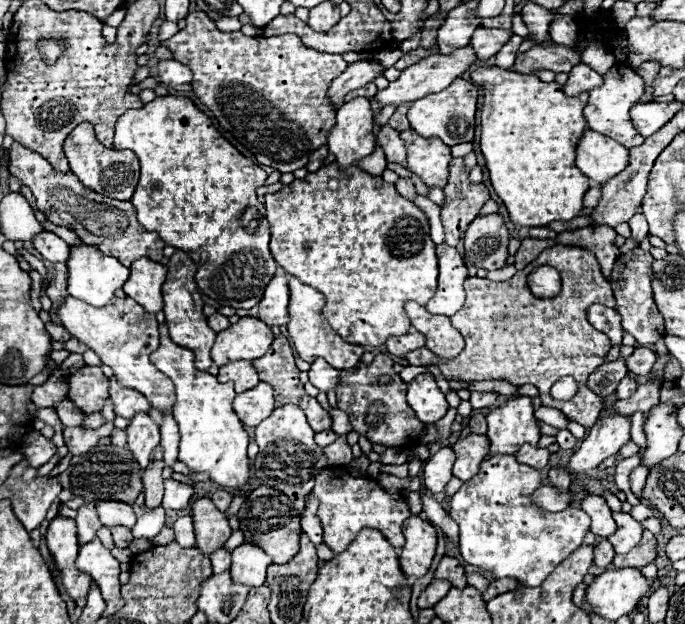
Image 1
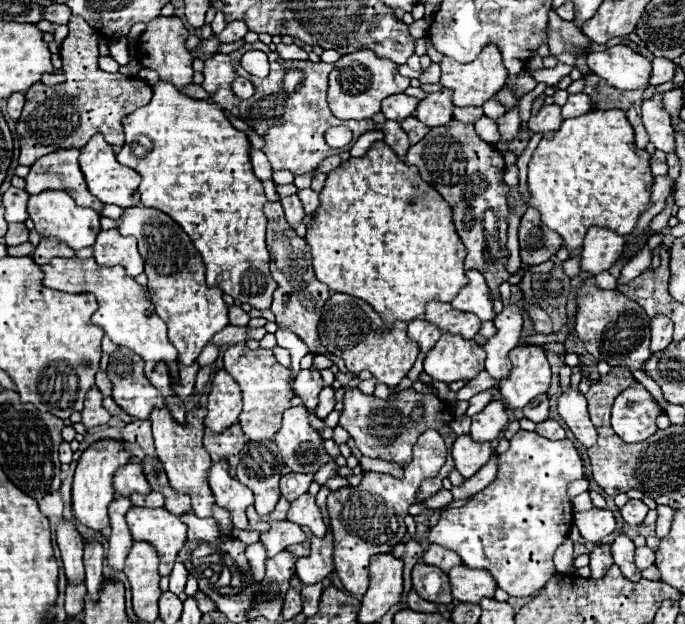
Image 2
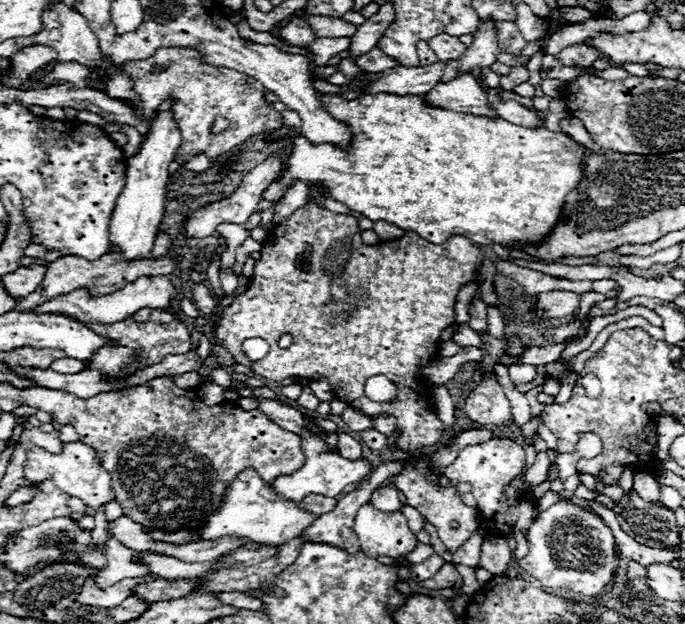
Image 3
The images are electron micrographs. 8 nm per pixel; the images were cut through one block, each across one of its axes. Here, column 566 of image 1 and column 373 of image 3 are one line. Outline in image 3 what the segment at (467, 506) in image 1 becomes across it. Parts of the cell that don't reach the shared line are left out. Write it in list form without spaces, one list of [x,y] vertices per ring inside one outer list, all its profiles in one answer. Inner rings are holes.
[[[364,504],[358,510],[354,532],[358,536],[360,550],[372,558],[398,558],[412,552],[416,544],[416,536],[410,532],[404,514],[382,514],[370,504]]]

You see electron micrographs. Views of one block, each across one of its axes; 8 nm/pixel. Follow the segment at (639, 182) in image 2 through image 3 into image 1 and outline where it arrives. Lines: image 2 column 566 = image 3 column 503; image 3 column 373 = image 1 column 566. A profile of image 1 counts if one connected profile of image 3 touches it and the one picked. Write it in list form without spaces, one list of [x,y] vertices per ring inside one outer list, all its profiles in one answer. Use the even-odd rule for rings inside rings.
[[[480,66],[470,74],[470,80],[486,92],[486,104],[482,110],[482,136],[480,152],[484,154],[490,182],[504,202],[508,216],[520,226],[546,226],[554,220],[572,220],[582,210],[582,198],[590,188],[590,180],[576,168],[576,144],[582,132],[588,128],[584,120],[584,106],[588,104],[588,94],[566,96],[556,82],[542,82],[536,76],[514,74],[498,66]]]

